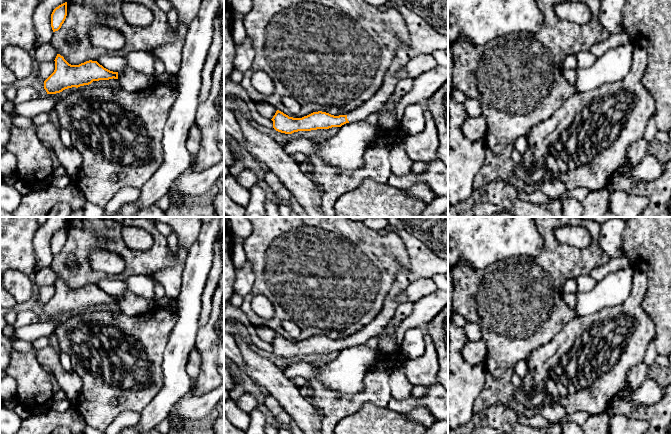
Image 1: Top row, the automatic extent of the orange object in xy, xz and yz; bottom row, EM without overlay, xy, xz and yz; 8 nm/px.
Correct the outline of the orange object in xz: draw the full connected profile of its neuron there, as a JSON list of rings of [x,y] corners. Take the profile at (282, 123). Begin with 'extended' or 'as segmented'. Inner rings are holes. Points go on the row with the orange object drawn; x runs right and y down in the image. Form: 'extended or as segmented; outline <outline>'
extended; outline [[[388,0],[389,7],[399,11],[405,21],[410,38],[407,46],[401,44],[384,78],[378,93],[365,104],[347,115],[334,116],[326,112],[313,112],[302,118],[293,118],[277,110],[273,118],[273,128],[281,133],[292,134],[298,131],[311,131],[341,127],[349,122],[366,120],[380,110],[389,100],[397,84],[396,73],[412,58],[432,54],[434,50],[448,49],[448,36],[436,31],[422,17],[411,11],[403,0]]]

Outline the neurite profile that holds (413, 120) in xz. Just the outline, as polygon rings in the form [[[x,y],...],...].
[[[410,104],[406,107],[399,129],[406,135],[420,134],[425,128],[425,107],[420,104]]]

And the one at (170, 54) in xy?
[[[179,23],[176,31],[176,40],[173,43],[166,43],[153,48],[151,51],[165,65],[165,72],[176,76],[180,68],[183,44],[188,31],[188,27]]]

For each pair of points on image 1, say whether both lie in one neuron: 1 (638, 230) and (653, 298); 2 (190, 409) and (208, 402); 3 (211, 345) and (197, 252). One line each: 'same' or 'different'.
1: same
2: same
3: different

